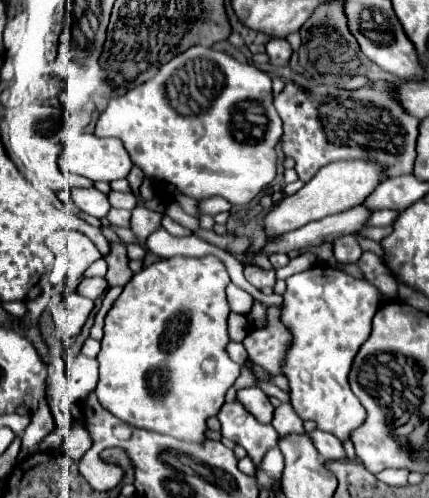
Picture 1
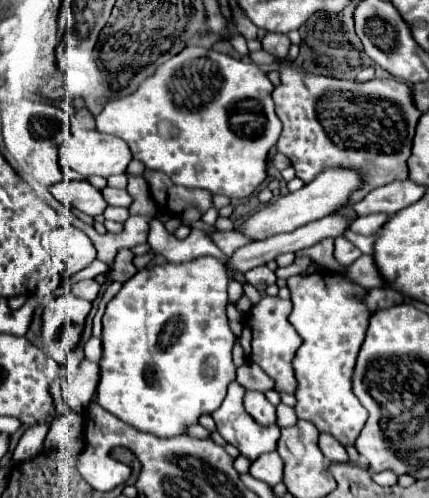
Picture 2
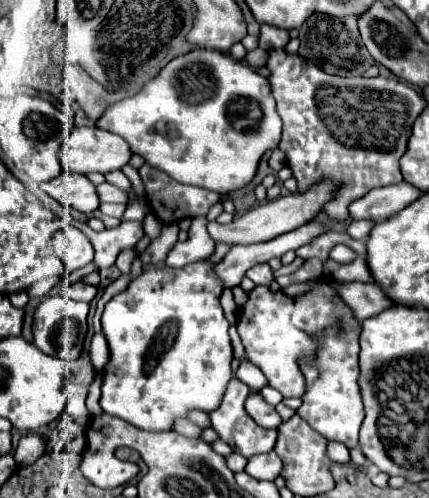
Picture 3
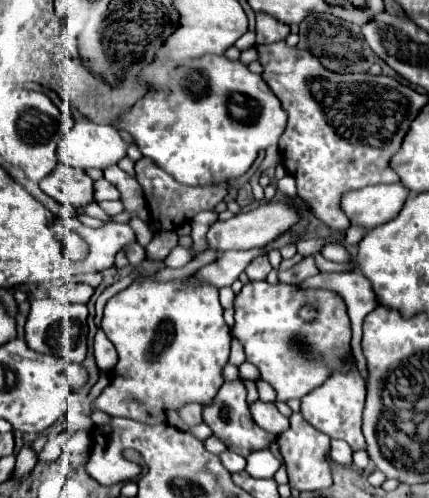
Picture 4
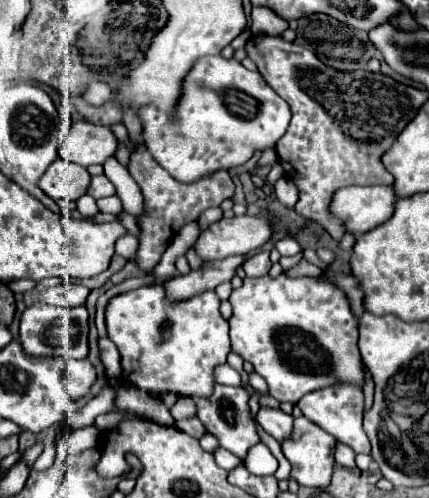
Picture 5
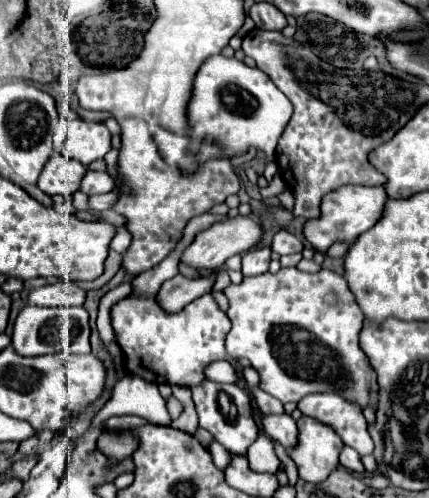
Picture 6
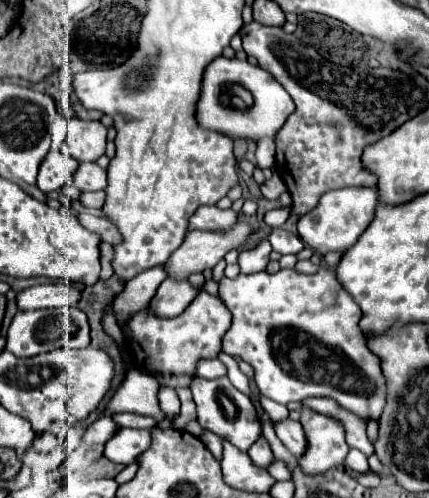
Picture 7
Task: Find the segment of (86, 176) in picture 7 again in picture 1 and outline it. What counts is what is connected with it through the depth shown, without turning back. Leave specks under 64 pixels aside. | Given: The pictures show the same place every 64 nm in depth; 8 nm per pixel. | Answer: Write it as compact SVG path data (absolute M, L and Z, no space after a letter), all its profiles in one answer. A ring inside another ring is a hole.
M110 190L108 200L110 200L112 208L126 208L126 210L132 210L132 208L136 206L136 196L134 196L132 192L116 192L116 190Z

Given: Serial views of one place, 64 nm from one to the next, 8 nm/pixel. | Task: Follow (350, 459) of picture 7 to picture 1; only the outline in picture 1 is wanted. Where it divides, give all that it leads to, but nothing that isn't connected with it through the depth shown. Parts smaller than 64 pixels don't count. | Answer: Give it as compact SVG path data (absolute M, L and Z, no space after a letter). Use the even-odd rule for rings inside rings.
M314 430L312 432L312 442L316 446L316 450L320 452L320 456L324 456L326 460L346 460L346 452L342 448L342 442L322 430Z

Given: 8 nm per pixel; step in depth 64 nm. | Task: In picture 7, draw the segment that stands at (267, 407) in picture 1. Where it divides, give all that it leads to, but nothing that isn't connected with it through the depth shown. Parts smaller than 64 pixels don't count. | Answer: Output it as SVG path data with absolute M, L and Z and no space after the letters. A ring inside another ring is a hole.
M286 418L284 422L274 424L274 428L276 428L276 436L282 440L282 444L290 450L290 454L296 460L306 454L308 440L306 440L306 432L304 432L300 422L294 422L294 420Z

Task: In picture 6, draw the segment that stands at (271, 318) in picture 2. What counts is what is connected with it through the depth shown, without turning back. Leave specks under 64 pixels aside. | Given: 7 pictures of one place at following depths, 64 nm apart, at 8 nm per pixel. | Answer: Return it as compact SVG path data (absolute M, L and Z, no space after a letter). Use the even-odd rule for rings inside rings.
M280 268L278 274L258 274L246 276L240 284L230 284L224 288L230 302L228 318L232 320L232 330L226 336L226 352L230 358L246 358L254 370L260 374L260 388L282 404L298 402L300 398L316 392L340 392L348 402L364 408L378 408L378 376L372 368L368 356L360 348L360 330L364 314L356 304L344 276L320 270L316 274L300 272L298 268Z

